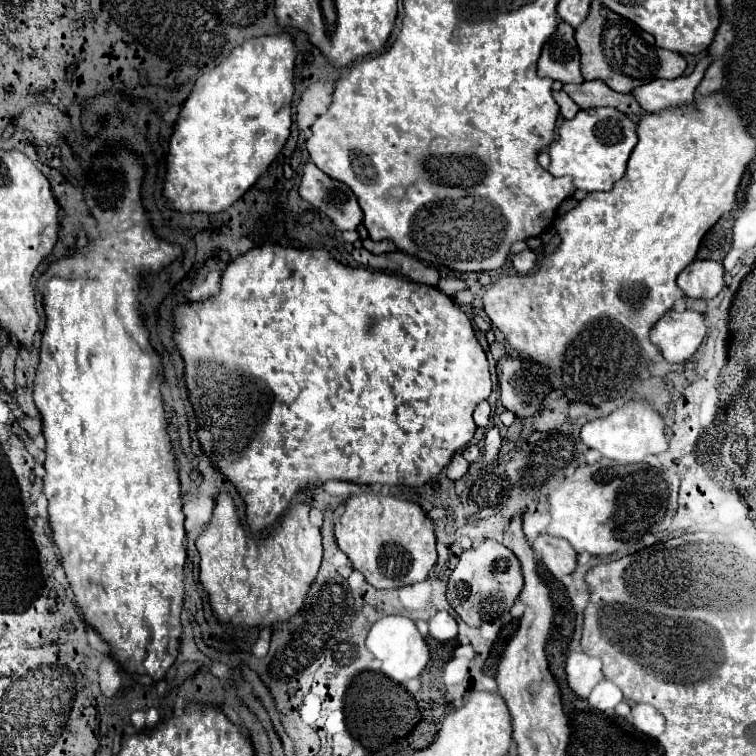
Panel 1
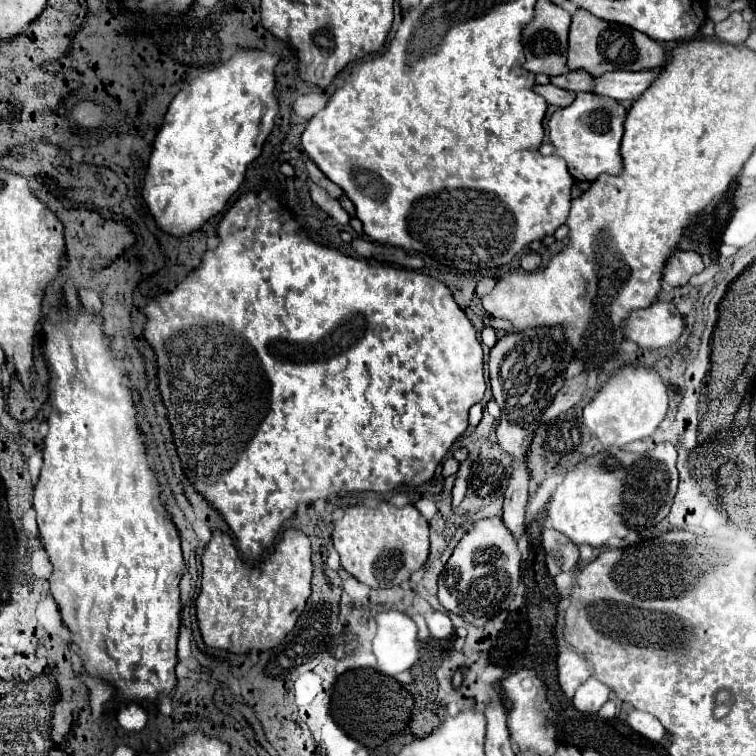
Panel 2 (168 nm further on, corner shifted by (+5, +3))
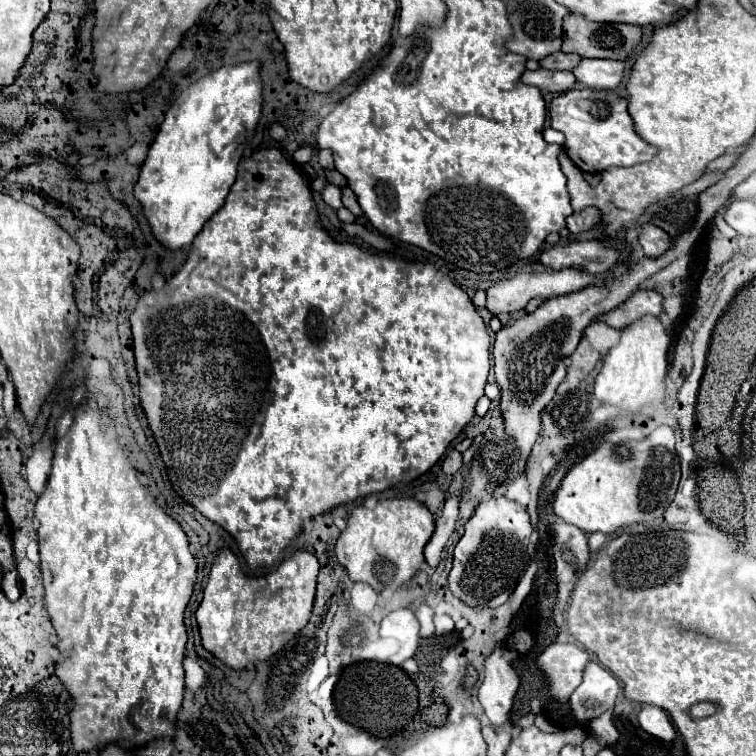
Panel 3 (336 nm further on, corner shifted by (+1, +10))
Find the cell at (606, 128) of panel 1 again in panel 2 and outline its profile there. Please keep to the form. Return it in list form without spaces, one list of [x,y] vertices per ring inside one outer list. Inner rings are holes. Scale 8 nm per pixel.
[[[593,92],[577,94],[573,104],[551,114],[547,122],[551,144],[555,146],[555,154],[567,162],[573,178],[581,182],[593,182],[599,174],[619,176],[623,172],[623,158],[619,148],[625,114],[625,108],[617,100]]]

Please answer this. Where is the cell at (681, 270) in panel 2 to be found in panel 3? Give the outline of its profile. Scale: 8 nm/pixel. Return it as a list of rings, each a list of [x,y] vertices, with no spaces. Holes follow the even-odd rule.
[[[643,225],[641,233],[639,233],[639,245],[643,249],[645,257],[661,257],[665,251],[669,251],[673,247],[673,239],[659,227],[653,225]]]

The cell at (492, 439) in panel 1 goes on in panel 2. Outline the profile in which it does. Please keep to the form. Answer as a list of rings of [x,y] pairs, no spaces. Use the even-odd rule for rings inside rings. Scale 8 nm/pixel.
[[[465,460],[457,472],[457,480],[455,480],[455,486],[453,486],[453,492],[451,492],[451,508],[457,508],[459,502],[465,498],[465,492],[467,492],[467,476],[469,476],[469,468],[471,468],[471,460]]]

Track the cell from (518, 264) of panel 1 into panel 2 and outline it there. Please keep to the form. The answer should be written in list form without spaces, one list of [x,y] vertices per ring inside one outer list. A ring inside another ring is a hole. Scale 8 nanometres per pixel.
[[[529,252],[529,254],[521,256],[519,262],[521,262],[521,268],[523,270],[537,270],[541,266],[541,256],[535,254],[535,252]]]

